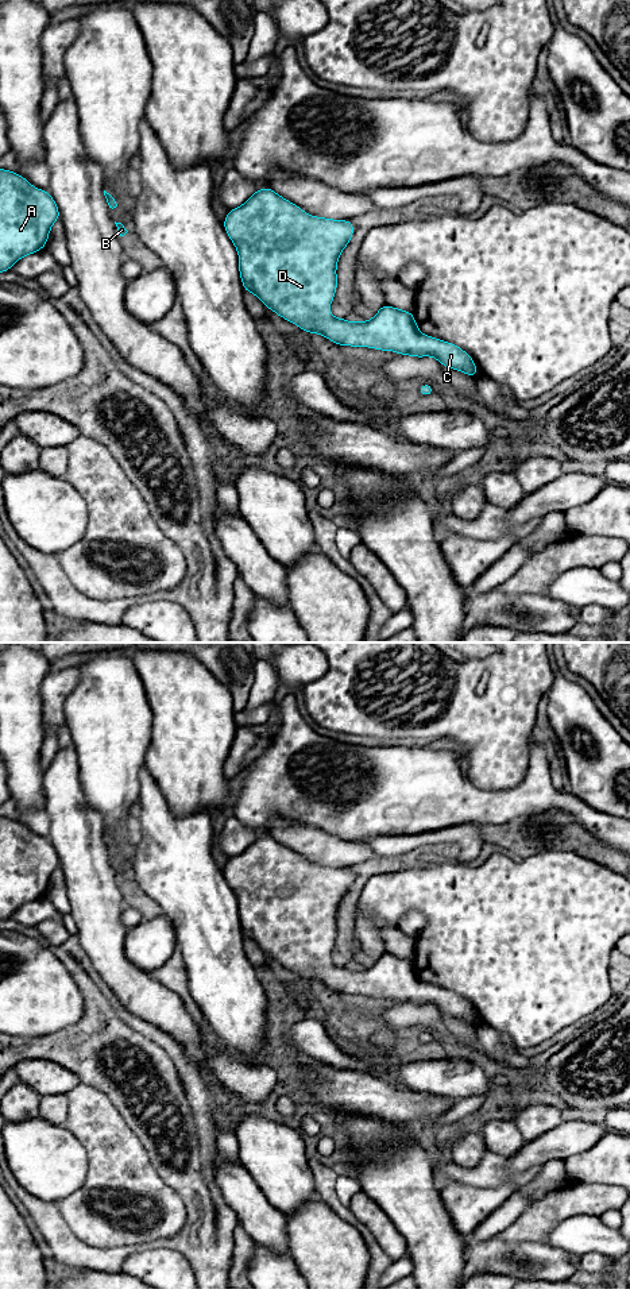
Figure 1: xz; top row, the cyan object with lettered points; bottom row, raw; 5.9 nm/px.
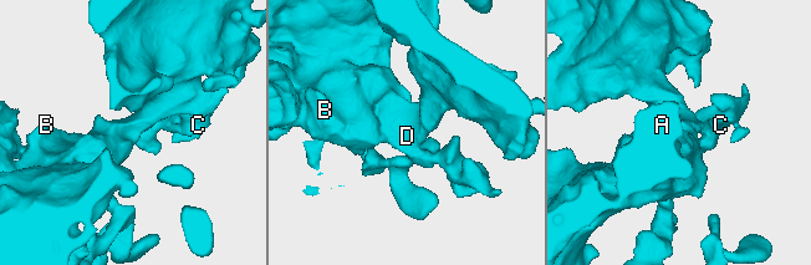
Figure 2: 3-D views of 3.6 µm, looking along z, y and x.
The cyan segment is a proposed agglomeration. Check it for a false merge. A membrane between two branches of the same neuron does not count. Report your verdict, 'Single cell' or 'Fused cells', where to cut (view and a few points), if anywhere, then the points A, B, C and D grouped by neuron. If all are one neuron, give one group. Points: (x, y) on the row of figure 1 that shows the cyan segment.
Single cell. No split. Groups: A B C D

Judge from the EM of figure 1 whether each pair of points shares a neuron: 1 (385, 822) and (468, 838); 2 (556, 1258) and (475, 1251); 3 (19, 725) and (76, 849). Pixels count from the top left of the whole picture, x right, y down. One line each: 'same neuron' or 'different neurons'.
1: different neurons
2: same neuron
3: different neurons

